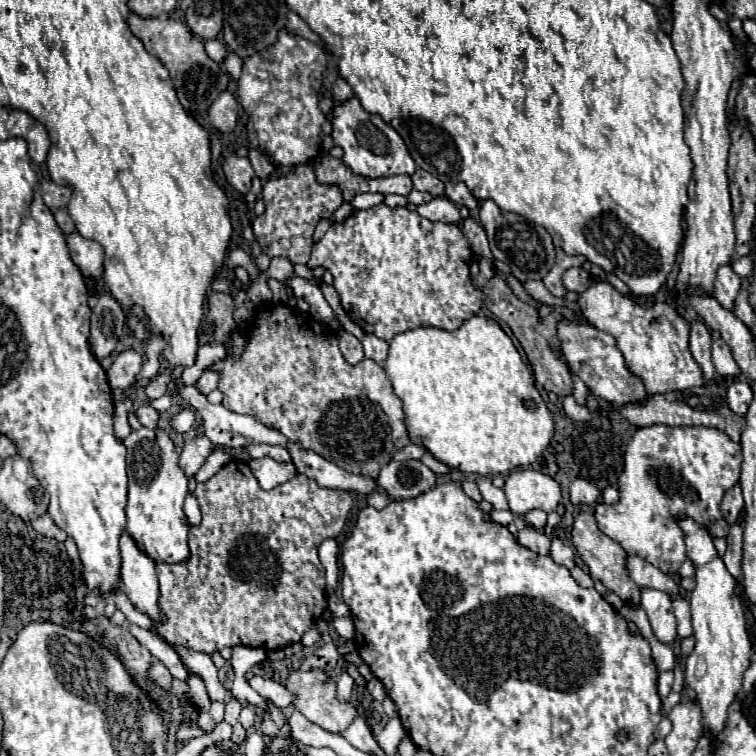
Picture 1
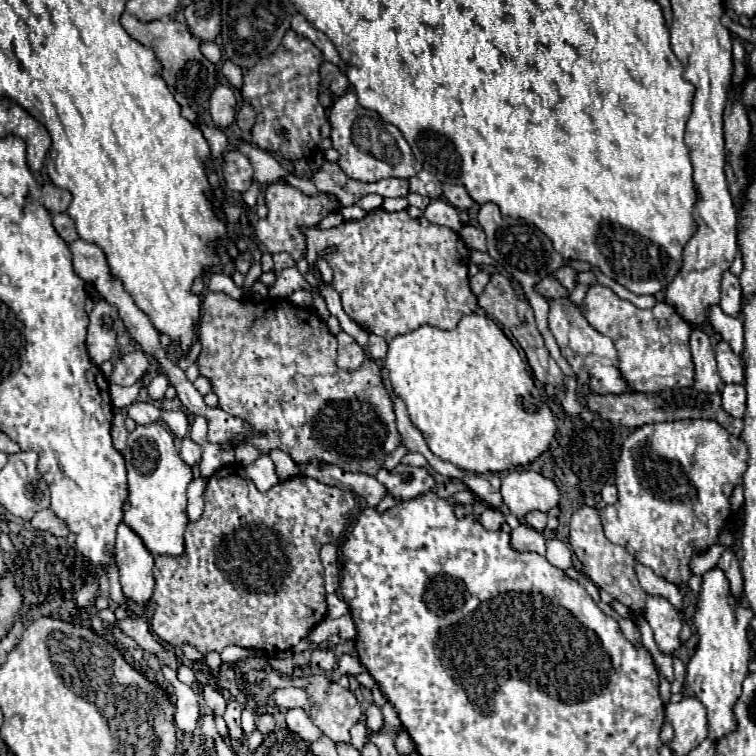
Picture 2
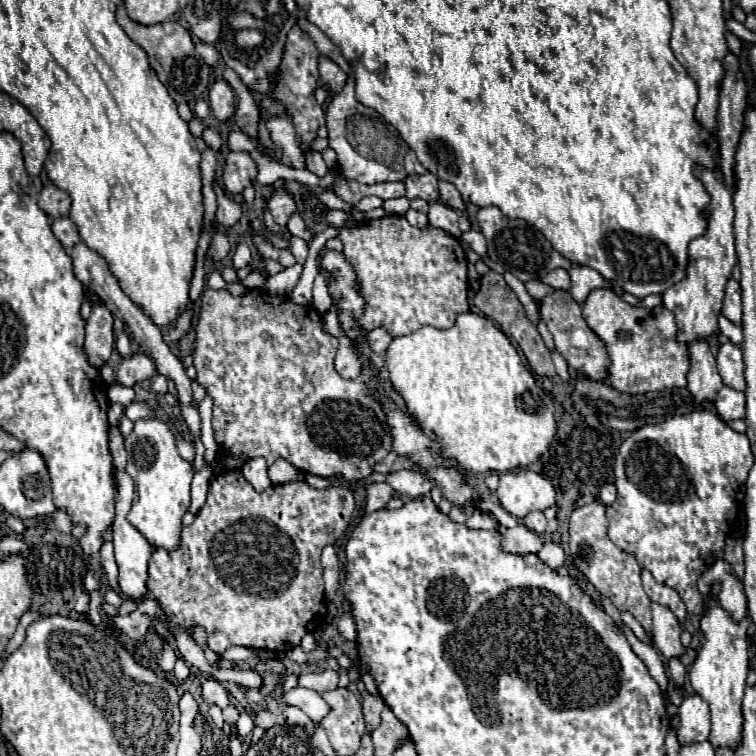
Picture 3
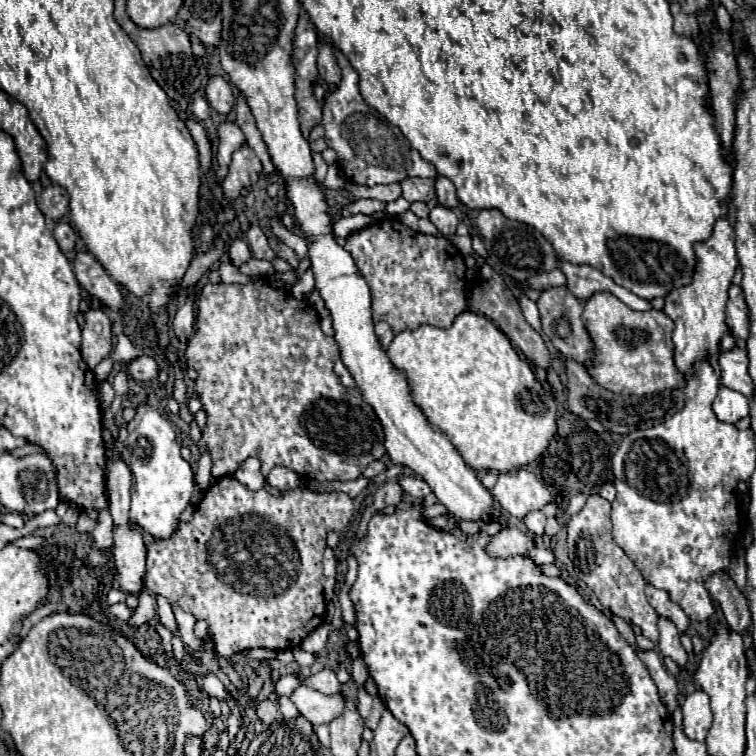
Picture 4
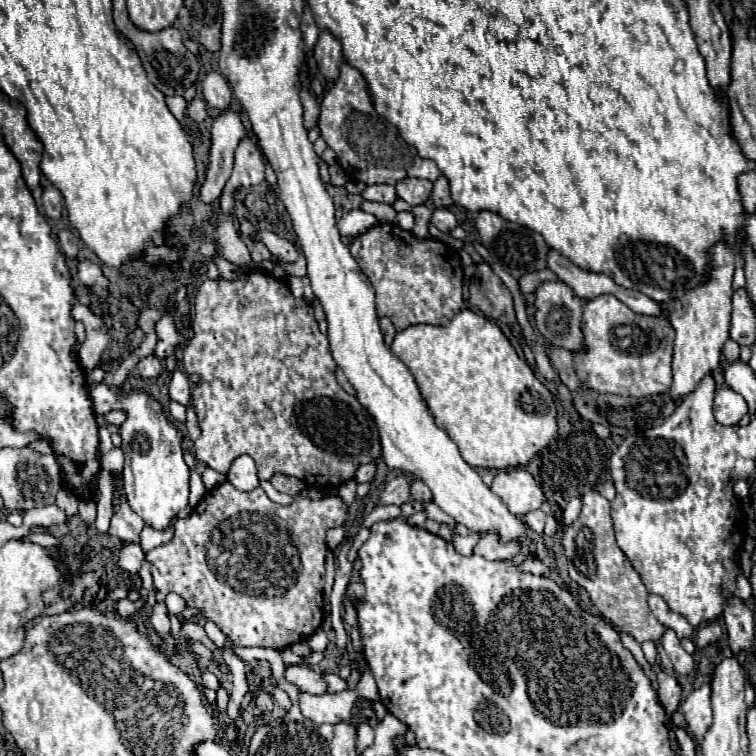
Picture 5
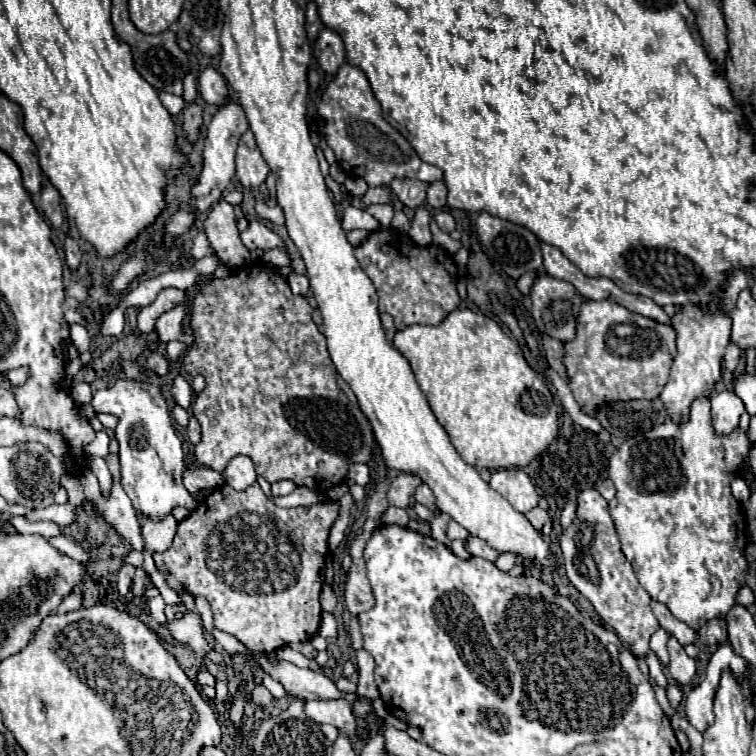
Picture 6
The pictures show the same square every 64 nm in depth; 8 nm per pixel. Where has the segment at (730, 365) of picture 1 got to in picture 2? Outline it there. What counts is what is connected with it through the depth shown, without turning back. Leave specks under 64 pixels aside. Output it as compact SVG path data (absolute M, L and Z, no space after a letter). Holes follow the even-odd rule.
M720 340L714 348L716 354L716 362L718 362L718 374L722 376L722 380L726 384L742 384L744 382L744 366L738 360L738 356L734 356L732 348Z

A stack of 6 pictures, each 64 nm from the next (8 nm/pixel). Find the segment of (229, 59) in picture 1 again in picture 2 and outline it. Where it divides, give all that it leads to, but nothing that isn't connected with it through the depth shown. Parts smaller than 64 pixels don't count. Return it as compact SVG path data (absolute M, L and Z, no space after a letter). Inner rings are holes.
M224 60L222 64L222 74L226 76L226 80L230 84L234 84L236 88L242 88L242 70L232 62L232 60Z

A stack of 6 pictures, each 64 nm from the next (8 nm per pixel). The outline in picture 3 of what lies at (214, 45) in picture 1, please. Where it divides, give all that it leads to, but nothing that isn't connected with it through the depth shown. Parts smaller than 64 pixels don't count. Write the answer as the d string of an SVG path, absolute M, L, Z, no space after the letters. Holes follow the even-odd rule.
M198 42L196 44L196 52L210 64L210 66L214 66L216 62L218 62L218 58L220 58L220 54L218 54L218 50L212 46L212 44L204 44L204 42Z

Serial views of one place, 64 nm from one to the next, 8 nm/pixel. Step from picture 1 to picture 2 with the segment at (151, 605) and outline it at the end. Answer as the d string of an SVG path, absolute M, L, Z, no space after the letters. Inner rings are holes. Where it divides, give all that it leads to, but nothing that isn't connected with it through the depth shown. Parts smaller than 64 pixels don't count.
M126 524L118 526L116 536L116 564L120 570L120 584L128 600L138 606L148 606L154 594L154 556Z

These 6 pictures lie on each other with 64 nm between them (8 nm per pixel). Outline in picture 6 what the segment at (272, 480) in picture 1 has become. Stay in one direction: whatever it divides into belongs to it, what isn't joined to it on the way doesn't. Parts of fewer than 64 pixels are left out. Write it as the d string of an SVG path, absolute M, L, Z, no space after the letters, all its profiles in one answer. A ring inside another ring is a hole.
M236 456L230 460L226 470L222 472L224 484L232 486L234 490L246 490L256 482L256 470L248 456Z

